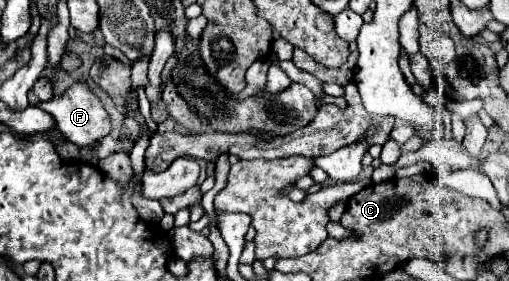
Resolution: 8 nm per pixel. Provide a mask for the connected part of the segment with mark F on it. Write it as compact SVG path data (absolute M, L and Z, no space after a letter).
M83 82L73 84L69 90L65 90L63 94L55 96L49 102L39 102L37 107L43 108L45 112L49 112L53 116L53 120L55 120L57 130L63 134L63 138L69 140L69 142L73 142L79 148L83 148L83 146L93 148L101 138L109 136L109 132L111 132L109 114L105 112L101 100Z

